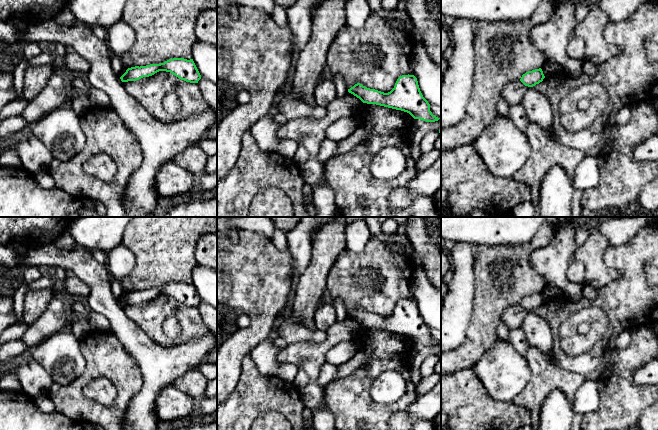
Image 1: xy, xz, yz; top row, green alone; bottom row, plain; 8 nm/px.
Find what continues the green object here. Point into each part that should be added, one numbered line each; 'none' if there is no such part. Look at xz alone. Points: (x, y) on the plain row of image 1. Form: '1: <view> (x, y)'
none

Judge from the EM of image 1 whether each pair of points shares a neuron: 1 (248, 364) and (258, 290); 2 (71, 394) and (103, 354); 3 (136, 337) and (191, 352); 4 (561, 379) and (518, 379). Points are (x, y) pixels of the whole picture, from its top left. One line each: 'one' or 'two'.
1: two
2: one
3: one
4: two

